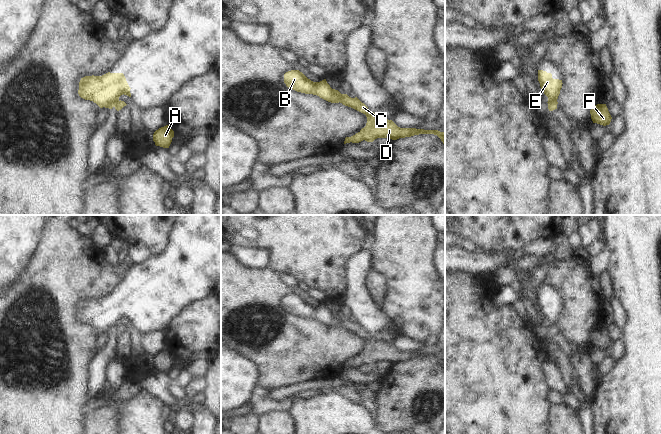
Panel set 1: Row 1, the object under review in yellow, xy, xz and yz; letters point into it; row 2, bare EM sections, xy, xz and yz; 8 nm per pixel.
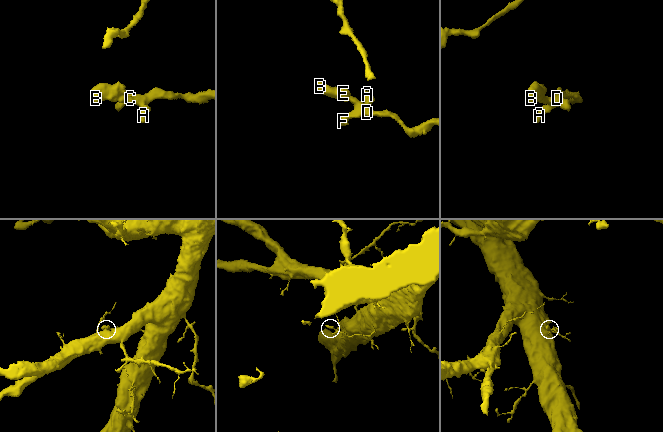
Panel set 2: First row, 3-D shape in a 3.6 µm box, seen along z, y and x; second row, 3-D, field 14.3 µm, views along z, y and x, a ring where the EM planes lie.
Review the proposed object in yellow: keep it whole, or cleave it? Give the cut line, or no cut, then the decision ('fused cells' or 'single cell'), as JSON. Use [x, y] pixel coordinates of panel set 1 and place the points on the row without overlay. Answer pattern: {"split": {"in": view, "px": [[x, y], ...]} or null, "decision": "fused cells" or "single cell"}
{"split": {"in": "yz", "px": [[556, 323], [548, 325]]}, "decision": "fused cells"}

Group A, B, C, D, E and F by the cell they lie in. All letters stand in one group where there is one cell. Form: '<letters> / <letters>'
A C D F / B E

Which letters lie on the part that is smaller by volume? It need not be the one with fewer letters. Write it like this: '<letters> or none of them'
B, E

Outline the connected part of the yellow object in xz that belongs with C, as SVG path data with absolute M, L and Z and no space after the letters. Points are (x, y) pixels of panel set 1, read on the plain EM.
M341 318L340 327L351 331L367 341L367 347L358 357L351 361L346 361L346 367L359 367L363 364L373 366L377 362L390 362L397 364L399 362L411 361L419 358L434 358L437 359L445 369L445 357L438 354L424 354L416 352L400 352L392 344L388 344L380 338L374 337L362 327L357 321L351 322L347 318Z

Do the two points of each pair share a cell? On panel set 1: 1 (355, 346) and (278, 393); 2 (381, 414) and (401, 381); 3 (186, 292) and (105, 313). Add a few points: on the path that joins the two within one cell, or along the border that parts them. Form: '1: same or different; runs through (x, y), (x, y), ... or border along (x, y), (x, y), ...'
1: different; border along (316, 378), (281, 385), (270, 390)
2: same; runs through (389, 406), (401, 394), (401, 389)
3: same; runs through (166, 292), (155, 292), (150, 297), (125, 302)

